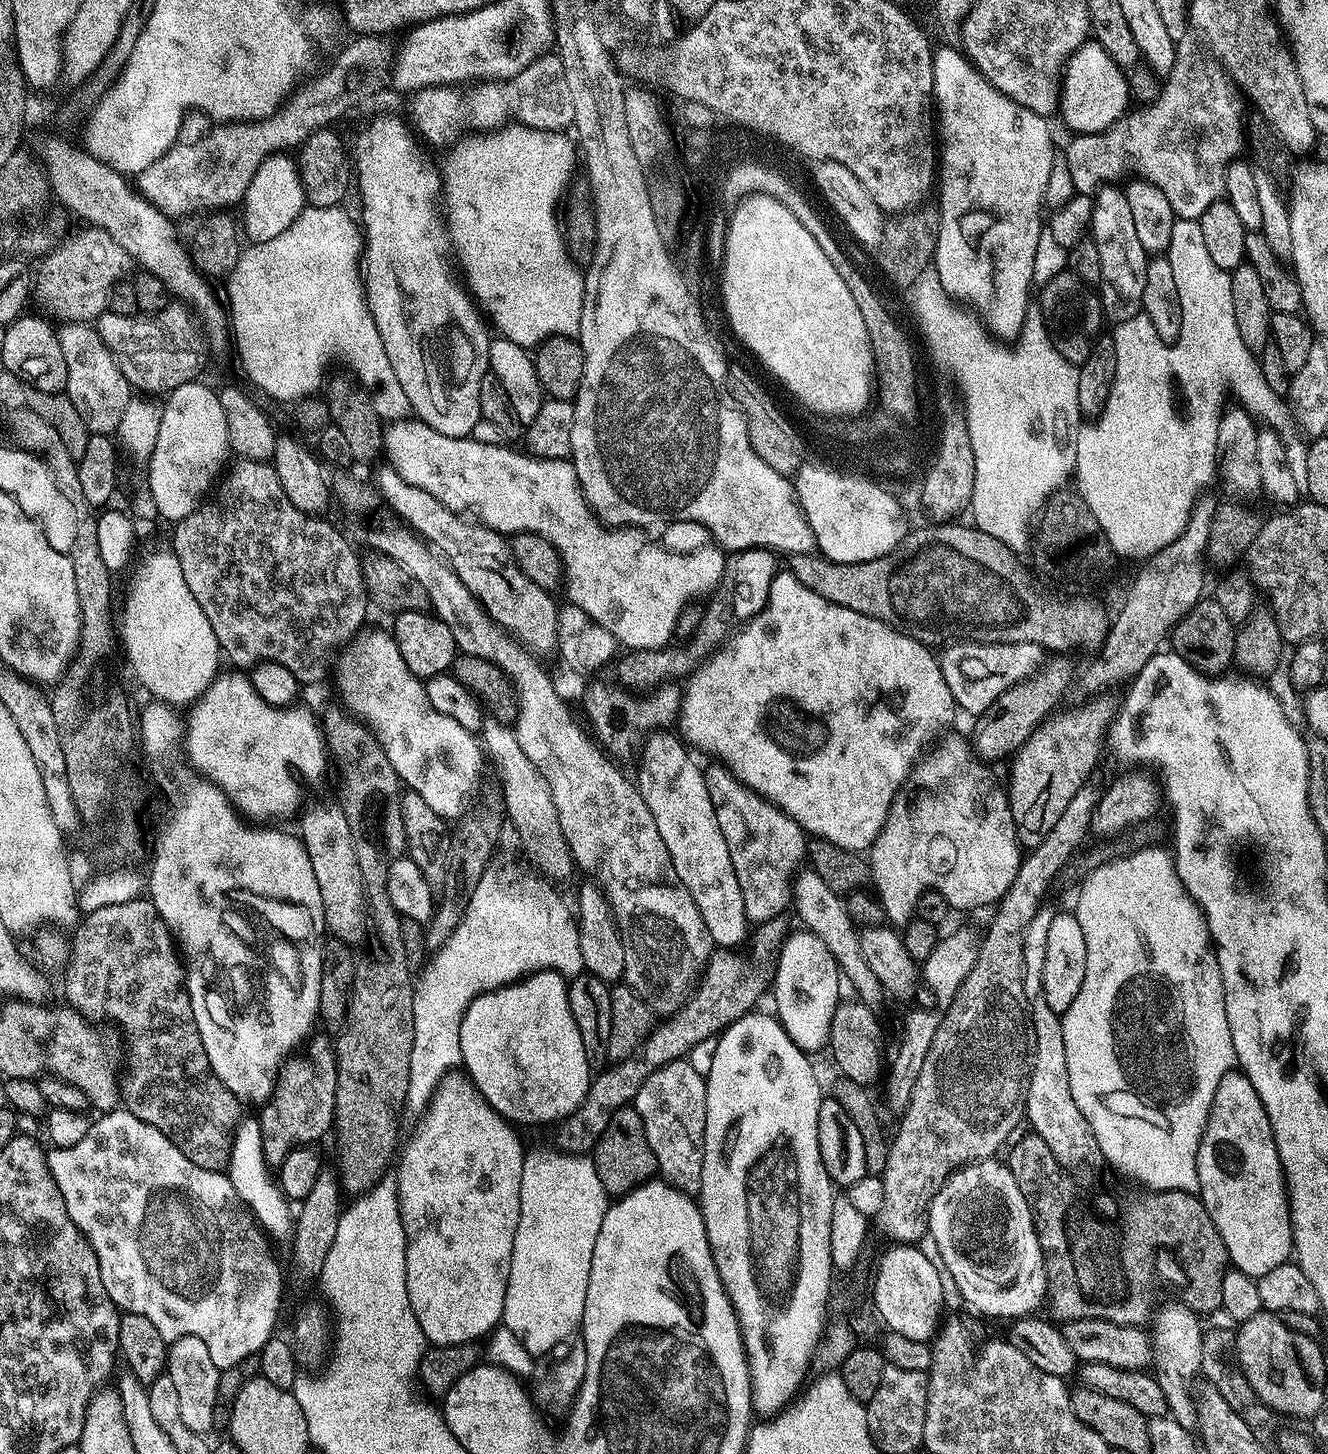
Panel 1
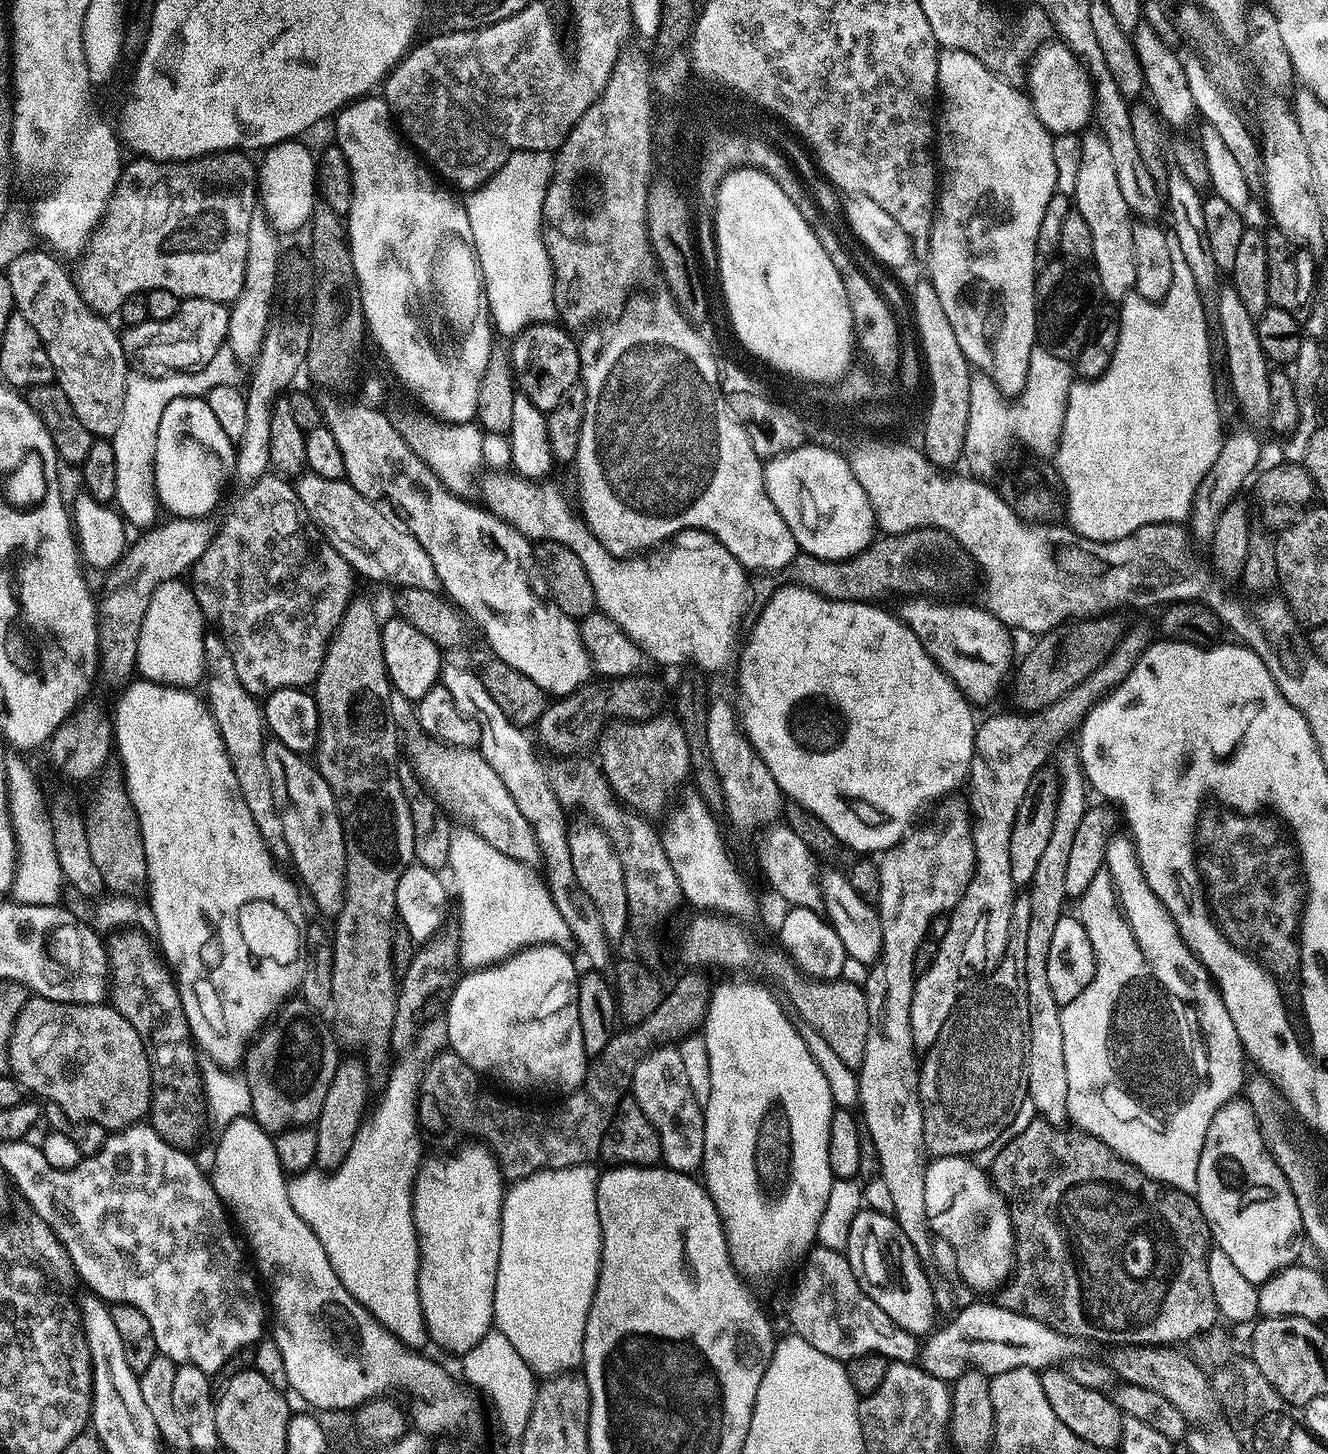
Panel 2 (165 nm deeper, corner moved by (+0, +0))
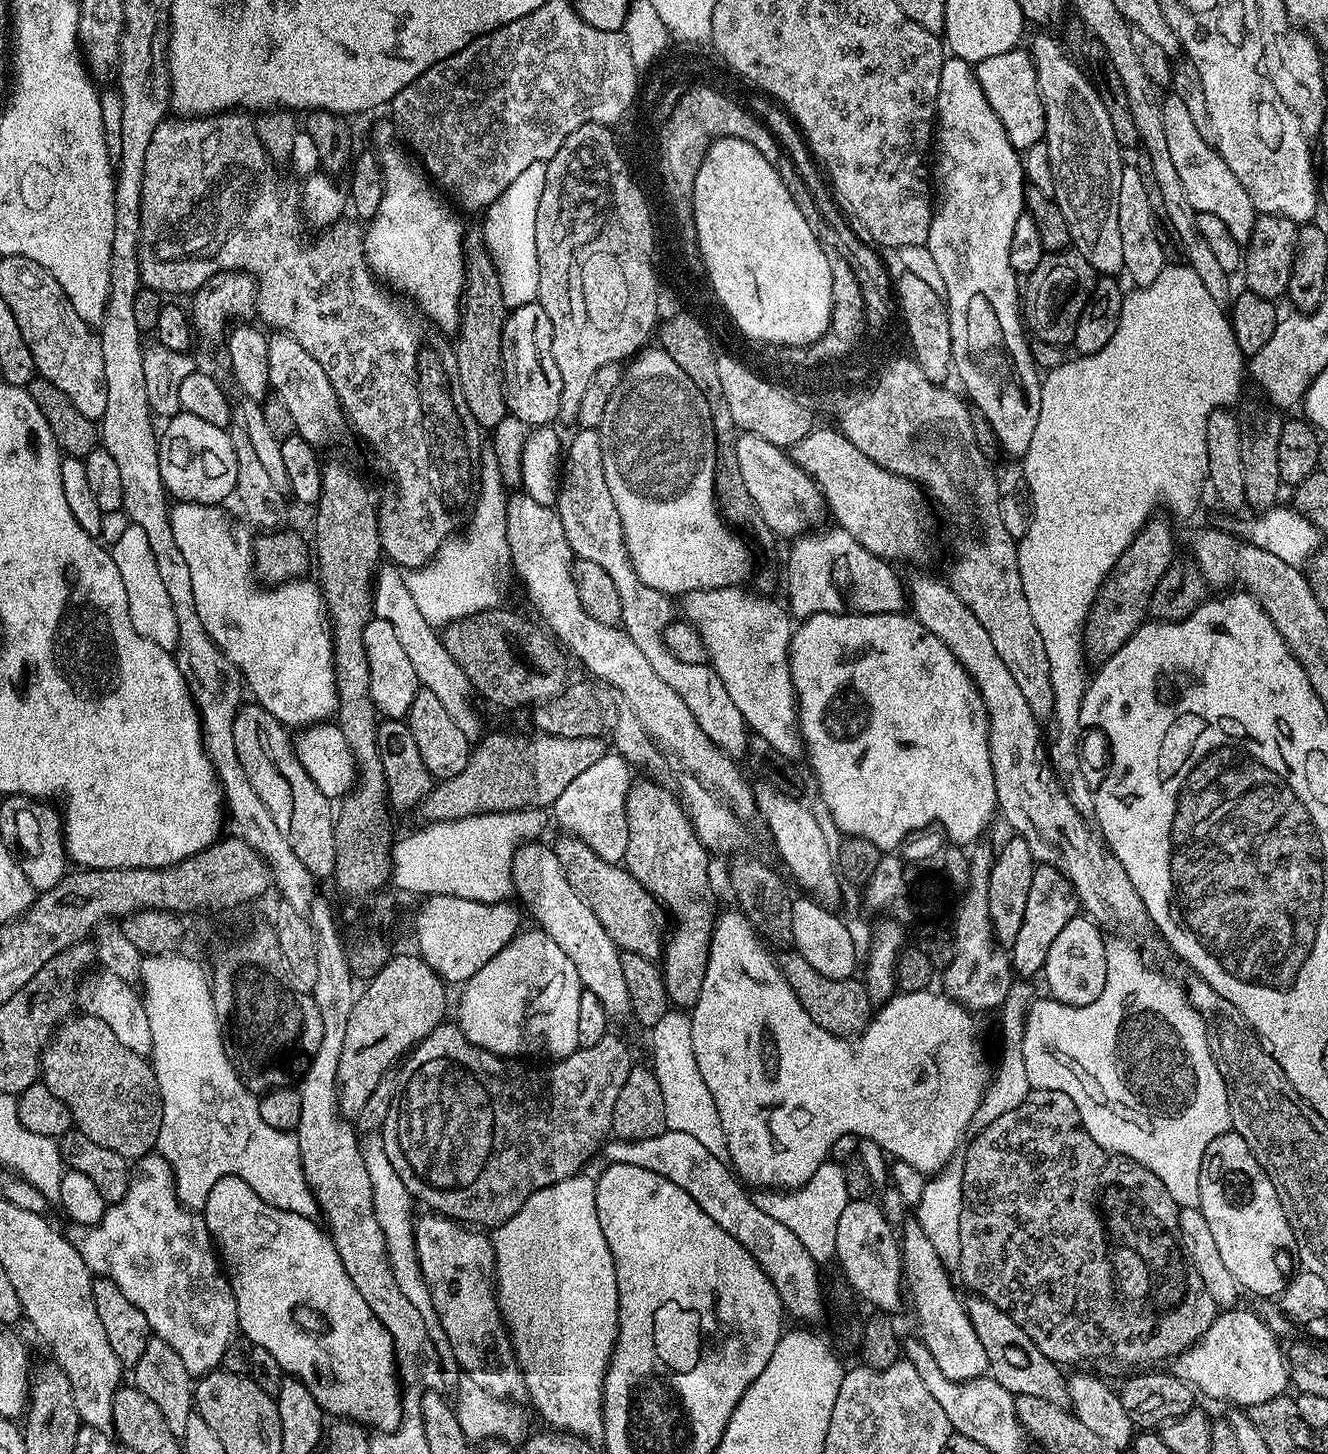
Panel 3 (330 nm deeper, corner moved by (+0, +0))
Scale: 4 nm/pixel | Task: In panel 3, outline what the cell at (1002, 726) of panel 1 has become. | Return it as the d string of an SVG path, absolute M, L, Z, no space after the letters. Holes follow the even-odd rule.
M1149 519L1132 539L1122 558L1118 558L1112 567L1111 574L1104 579L1104 585L1092 603L1092 613L1084 623L1084 654L1089 661L1109 660L1149 619L1148 607L1154 586L1162 582L1162 574L1166 574L1177 555L1171 526L1164 520L1156 519Z

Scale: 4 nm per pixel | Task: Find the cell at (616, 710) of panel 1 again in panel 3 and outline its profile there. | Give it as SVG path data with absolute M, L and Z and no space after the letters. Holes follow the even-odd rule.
M637 779L633 783L626 798L628 841L622 864L669 913L677 915L676 929L667 933L662 948L664 985L677 1009L691 1010L702 994L702 982L706 982L708 948L712 944L714 912L712 916L711 898L704 896L708 892L710 853L692 829L679 795L668 788L652 780Z

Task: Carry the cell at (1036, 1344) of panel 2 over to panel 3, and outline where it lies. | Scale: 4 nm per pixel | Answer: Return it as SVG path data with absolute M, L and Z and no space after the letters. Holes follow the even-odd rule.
M1237 1306L1221 1311L1216 1320L1202 1334L1197 1344L1191 1344L1188 1349L1175 1357L1170 1364L1170 1372L1186 1381L1202 1397L1209 1396L1212 1400L1225 1400L1228 1406L1247 1410L1262 1403L1273 1403L1281 1399L1284 1391L1289 1391L1290 1377L1285 1349L1280 1348L1281 1341L1273 1334L1255 1311L1247 1312L1243 1306Z

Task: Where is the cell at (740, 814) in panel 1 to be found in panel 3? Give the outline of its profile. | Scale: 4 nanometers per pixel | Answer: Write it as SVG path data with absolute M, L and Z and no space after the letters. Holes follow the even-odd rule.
M570 494L557 496L554 507L562 518L562 528L566 530L566 538L573 553L581 560L589 560L595 565L602 566L603 570L610 574L622 602L620 624L624 631L630 634L638 650L646 654L658 678L662 678L662 682L672 687L678 693L678 698L682 698L682 702L690 706L690 714L694 714L698 726L706 730L706 738L710 738L710 742L714 742L733 758L743 757L748 750L750 735L748 723L742 718L738 706L734 706L730 694L726 694L726 686L722 678L718 678L718 674L712 669L711 663L682 662L674 658L674 654L670 654L670 650L664 644L664 632L674 620L673 601L663 592L646 586L646 582L638 578L624 545L622 522L618 516L608 516L608 508L592 508L592 504L588 504L588 516L596 516L596 520L576 520L576 500Z

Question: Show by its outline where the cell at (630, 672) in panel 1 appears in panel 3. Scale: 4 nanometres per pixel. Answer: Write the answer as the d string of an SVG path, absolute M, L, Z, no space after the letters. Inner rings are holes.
M494 732L488 736L483 735L476 747L469 753L466 769L462 770L461 774L455 775L454 778L441 780L434 787L432 792L424 797L424 801L421 804L420 812L427 818L427 821L437 822L439 820L457 820L460 817L476 816L478 813L484 812L510 812L514 809L522 808L548 808L557 800L558 796L562 794L563 790L566 790L567 786L570 786L574 779L578 778L578 774L583 774L587 768L594 766L594 762L598 762L598 758L602 758L606 751L606 744L601 737L595 736L594 738L574 738L574 739L562 739L557 736L546 736L543 734L536 734L534 738L528 738L526 736L520 736L518 734L508 734L506 732Z

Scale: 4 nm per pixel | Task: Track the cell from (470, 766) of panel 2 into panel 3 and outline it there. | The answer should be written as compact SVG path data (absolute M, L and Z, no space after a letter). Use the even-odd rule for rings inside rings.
M525 842L516 849L512 859L512 887L515 895L520 895L522 903L528 907L530 915L536 919L535 927L550 934L558 946L562 946L566 958L574 962L578 970L580 987L583 991L594 994L606 1010L609 1021L616 1022L632 1009L630 994L626 990L626 977L622 975L621 951L616 943L606 934L602 922L594 918L594 910L574 894L566 872L555 856L555 850L541 842Z

